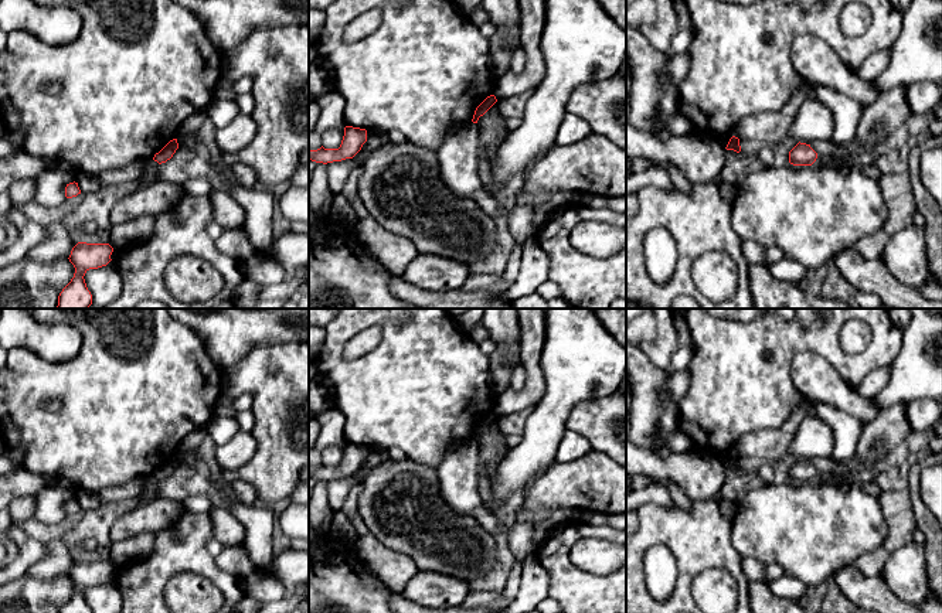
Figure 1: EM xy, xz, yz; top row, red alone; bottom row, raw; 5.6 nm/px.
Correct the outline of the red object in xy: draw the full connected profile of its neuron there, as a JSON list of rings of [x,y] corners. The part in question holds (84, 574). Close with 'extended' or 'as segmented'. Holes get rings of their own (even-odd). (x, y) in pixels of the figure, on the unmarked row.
[[[78,559],[68,575],[75,585],[74,595],[59,613],[92,613],[84,593],[89,586],[106,583],[112,578],[112,569],[113,565],[109,561]]]; as segmented

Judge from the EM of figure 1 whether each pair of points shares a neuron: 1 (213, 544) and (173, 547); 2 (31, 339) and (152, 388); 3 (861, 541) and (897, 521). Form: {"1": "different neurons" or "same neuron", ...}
{"1": "different neurons", "2": "different neurons", "3": "different neurons"}

